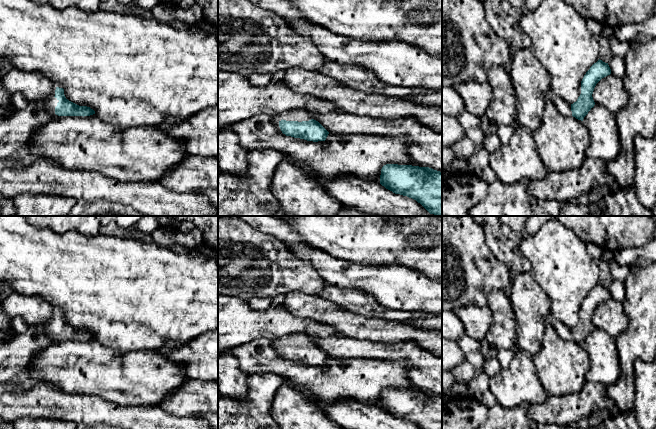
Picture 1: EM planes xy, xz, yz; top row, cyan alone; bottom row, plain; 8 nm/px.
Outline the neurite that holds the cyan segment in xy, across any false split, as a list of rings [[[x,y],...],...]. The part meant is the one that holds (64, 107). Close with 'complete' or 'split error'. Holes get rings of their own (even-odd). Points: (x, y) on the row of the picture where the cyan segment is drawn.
[[[56,87],[55,96],[59,102],[55,107],[55,114],[58,116],[90,116],[95,111],[87,106],[79,106],[69,101],[64,95],[64,89]]]; complete

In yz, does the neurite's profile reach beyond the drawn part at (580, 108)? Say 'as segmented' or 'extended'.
extended

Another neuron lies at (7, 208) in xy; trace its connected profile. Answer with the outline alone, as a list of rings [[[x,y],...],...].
[[[0,194],[0,216],[14,216],[15,205],[13,199]]]

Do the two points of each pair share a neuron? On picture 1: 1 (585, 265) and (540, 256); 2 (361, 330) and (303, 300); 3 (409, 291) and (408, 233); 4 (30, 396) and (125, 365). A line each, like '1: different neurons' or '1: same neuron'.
1: same neuron
2: same neuron
3: different neurons
4: different neurons

